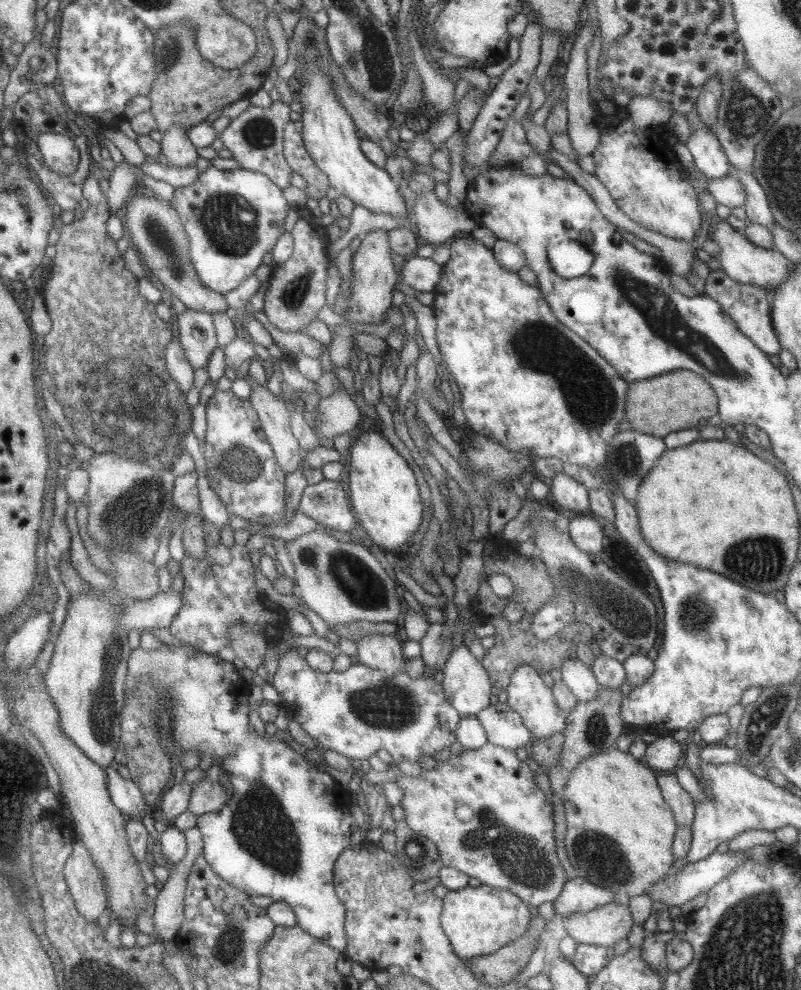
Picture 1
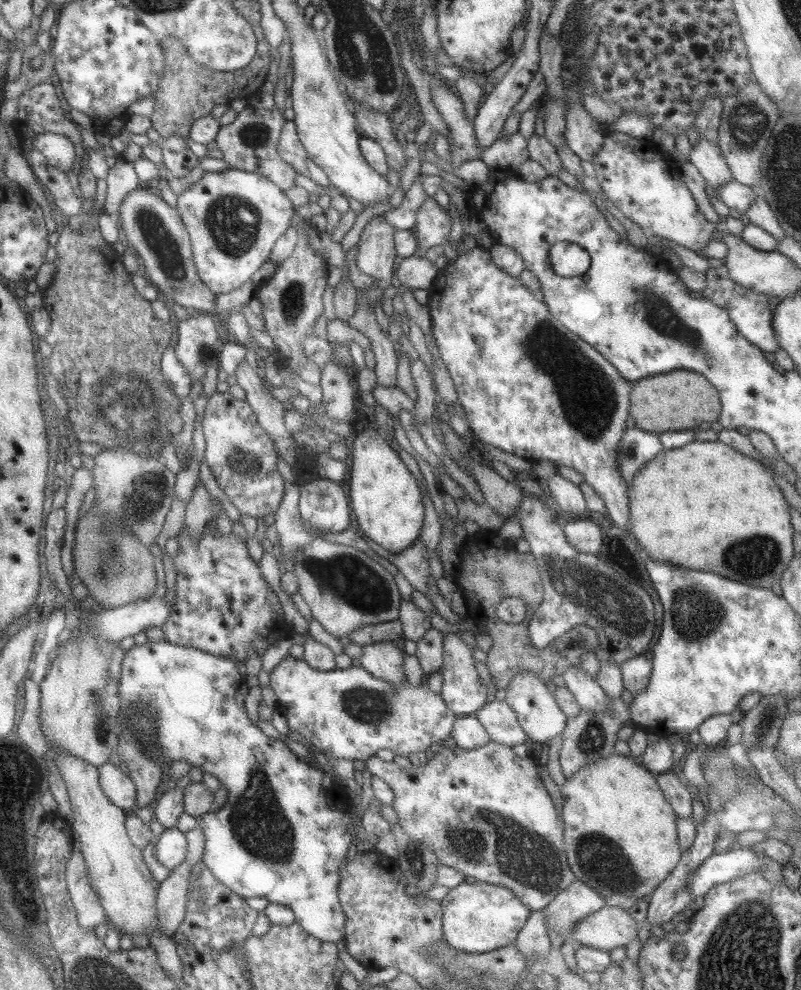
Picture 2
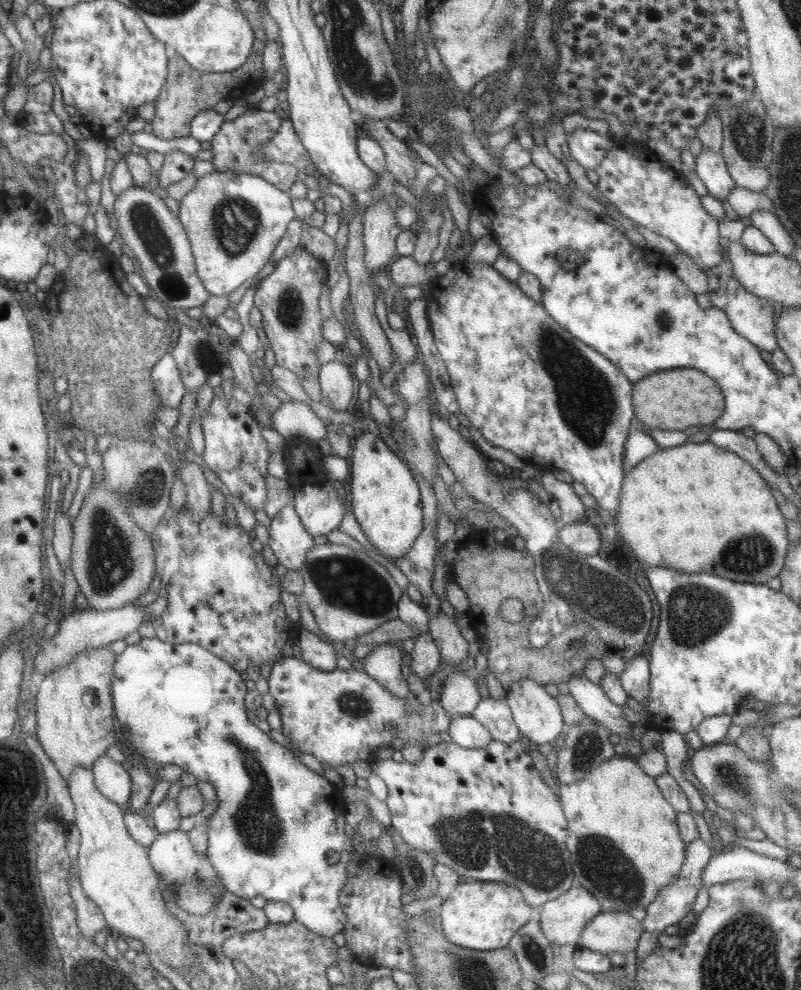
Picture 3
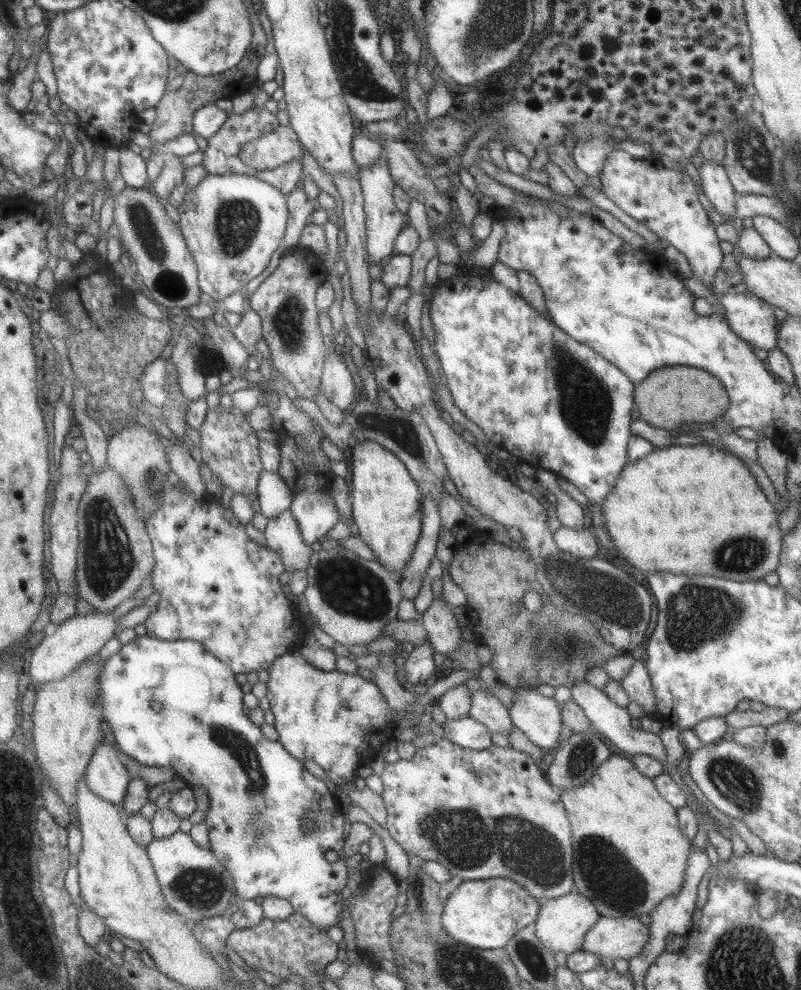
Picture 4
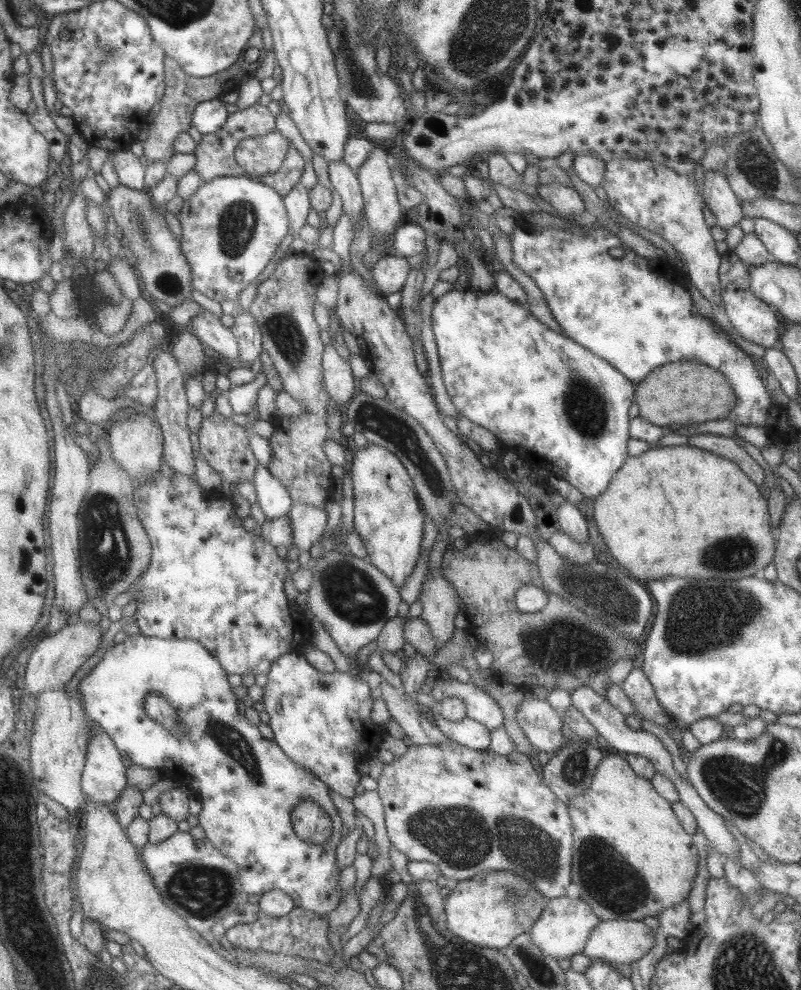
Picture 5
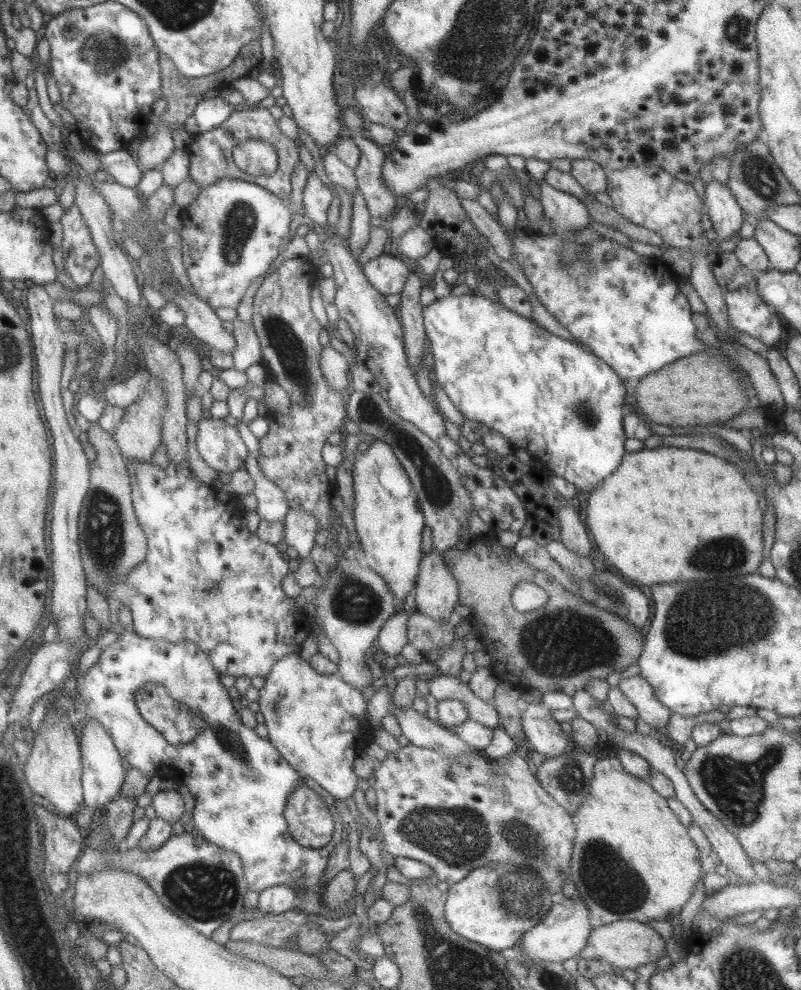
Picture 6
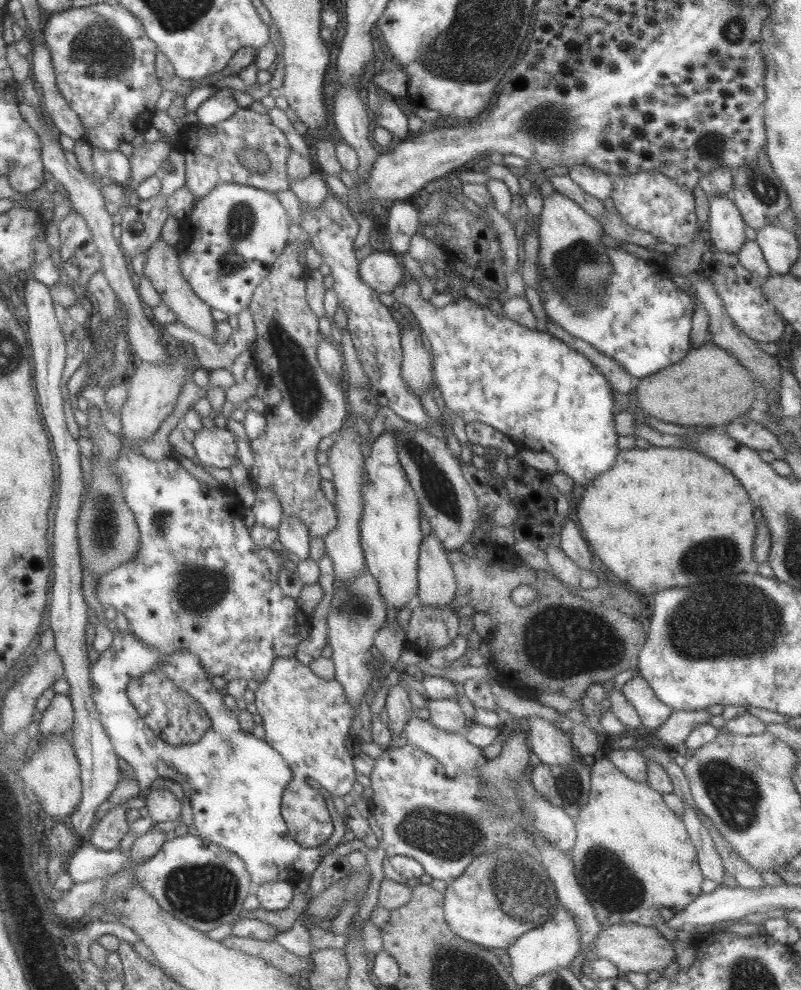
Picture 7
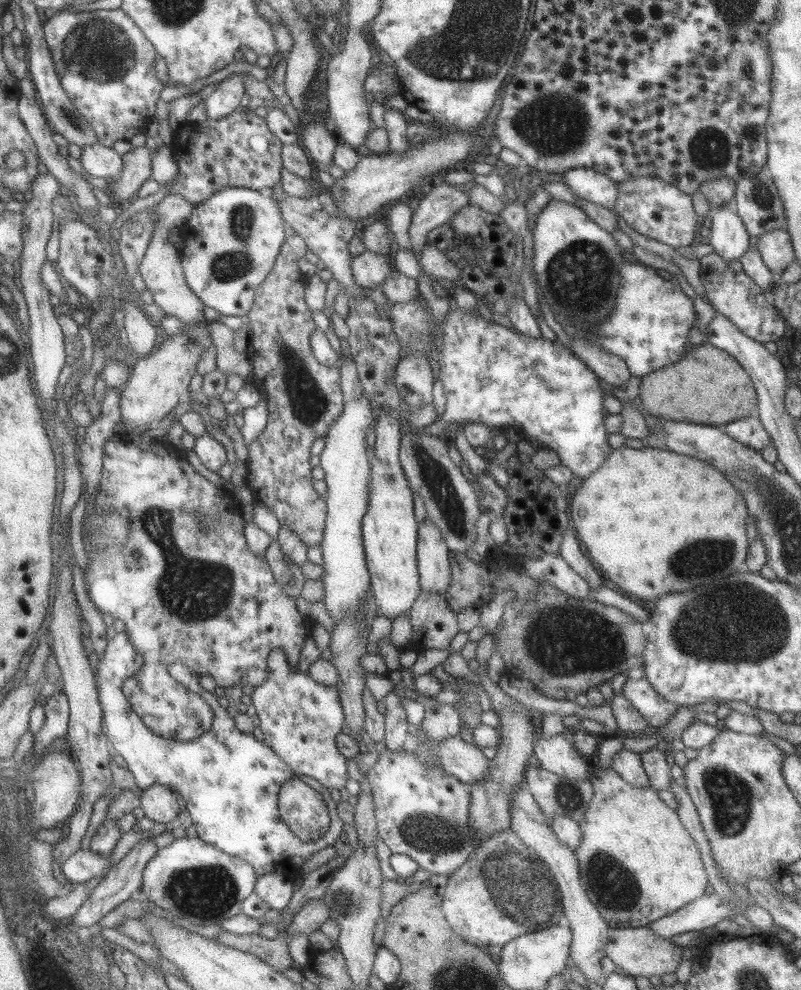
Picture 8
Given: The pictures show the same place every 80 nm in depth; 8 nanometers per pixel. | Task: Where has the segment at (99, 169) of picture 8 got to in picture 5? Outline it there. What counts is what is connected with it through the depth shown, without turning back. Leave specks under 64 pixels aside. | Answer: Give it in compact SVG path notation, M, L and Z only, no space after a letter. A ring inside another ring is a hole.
M130 150L113 151L113 170L119 178L119 185L132 190L144 190L144 161L134 156Z

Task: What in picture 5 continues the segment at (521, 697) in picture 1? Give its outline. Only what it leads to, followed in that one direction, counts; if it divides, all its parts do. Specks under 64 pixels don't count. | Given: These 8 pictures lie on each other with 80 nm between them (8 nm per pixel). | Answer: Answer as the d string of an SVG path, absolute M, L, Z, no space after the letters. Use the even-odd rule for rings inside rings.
M526 695L517 706L515 720L531 746L549 756L565 744L566 739L561 733L561 713L552 710L545 699L538 700Z

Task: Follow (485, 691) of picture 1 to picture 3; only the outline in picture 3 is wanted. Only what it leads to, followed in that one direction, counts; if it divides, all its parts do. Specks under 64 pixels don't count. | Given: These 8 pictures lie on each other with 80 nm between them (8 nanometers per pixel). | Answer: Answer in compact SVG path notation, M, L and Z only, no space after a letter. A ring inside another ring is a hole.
M437 612L435 618L429 618L427 630L445 663L455 665L467 660L468 643L460 636L457 626L449 616ZM448 667L450 674L443 681L441 693L438 698L440 705L451 719L471 715L481 698L477 691L476 682L472 677L469 677L469 671L453 671L452 673L452 667Z

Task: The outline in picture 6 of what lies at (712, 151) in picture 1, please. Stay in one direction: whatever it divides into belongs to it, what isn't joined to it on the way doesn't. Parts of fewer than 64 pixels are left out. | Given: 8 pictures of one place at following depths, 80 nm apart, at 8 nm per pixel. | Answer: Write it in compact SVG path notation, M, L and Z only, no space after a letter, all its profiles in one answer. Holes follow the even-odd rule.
M716 180L705 184L703 201L715 239L731 239L739 233L742 221L746 220L745 214L725 184Z

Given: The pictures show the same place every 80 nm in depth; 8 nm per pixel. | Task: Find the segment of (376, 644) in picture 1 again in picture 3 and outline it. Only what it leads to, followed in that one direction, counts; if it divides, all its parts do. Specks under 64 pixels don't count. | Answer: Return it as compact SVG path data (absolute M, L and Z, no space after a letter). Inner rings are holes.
M391 644L377 645L369 655L363 656L364 671L393 696L411 698L412 693L407 689L407 681L399 670L402 656L402 650Z

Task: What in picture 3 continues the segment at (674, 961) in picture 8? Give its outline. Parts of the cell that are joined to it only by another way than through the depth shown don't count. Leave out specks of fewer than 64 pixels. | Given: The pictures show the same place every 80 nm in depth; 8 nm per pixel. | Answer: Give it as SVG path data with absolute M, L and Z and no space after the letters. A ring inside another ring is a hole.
M600 912L581 931L577 947L609 956L613 952L626 954L634 950L642 933L642 924L627 912Z

